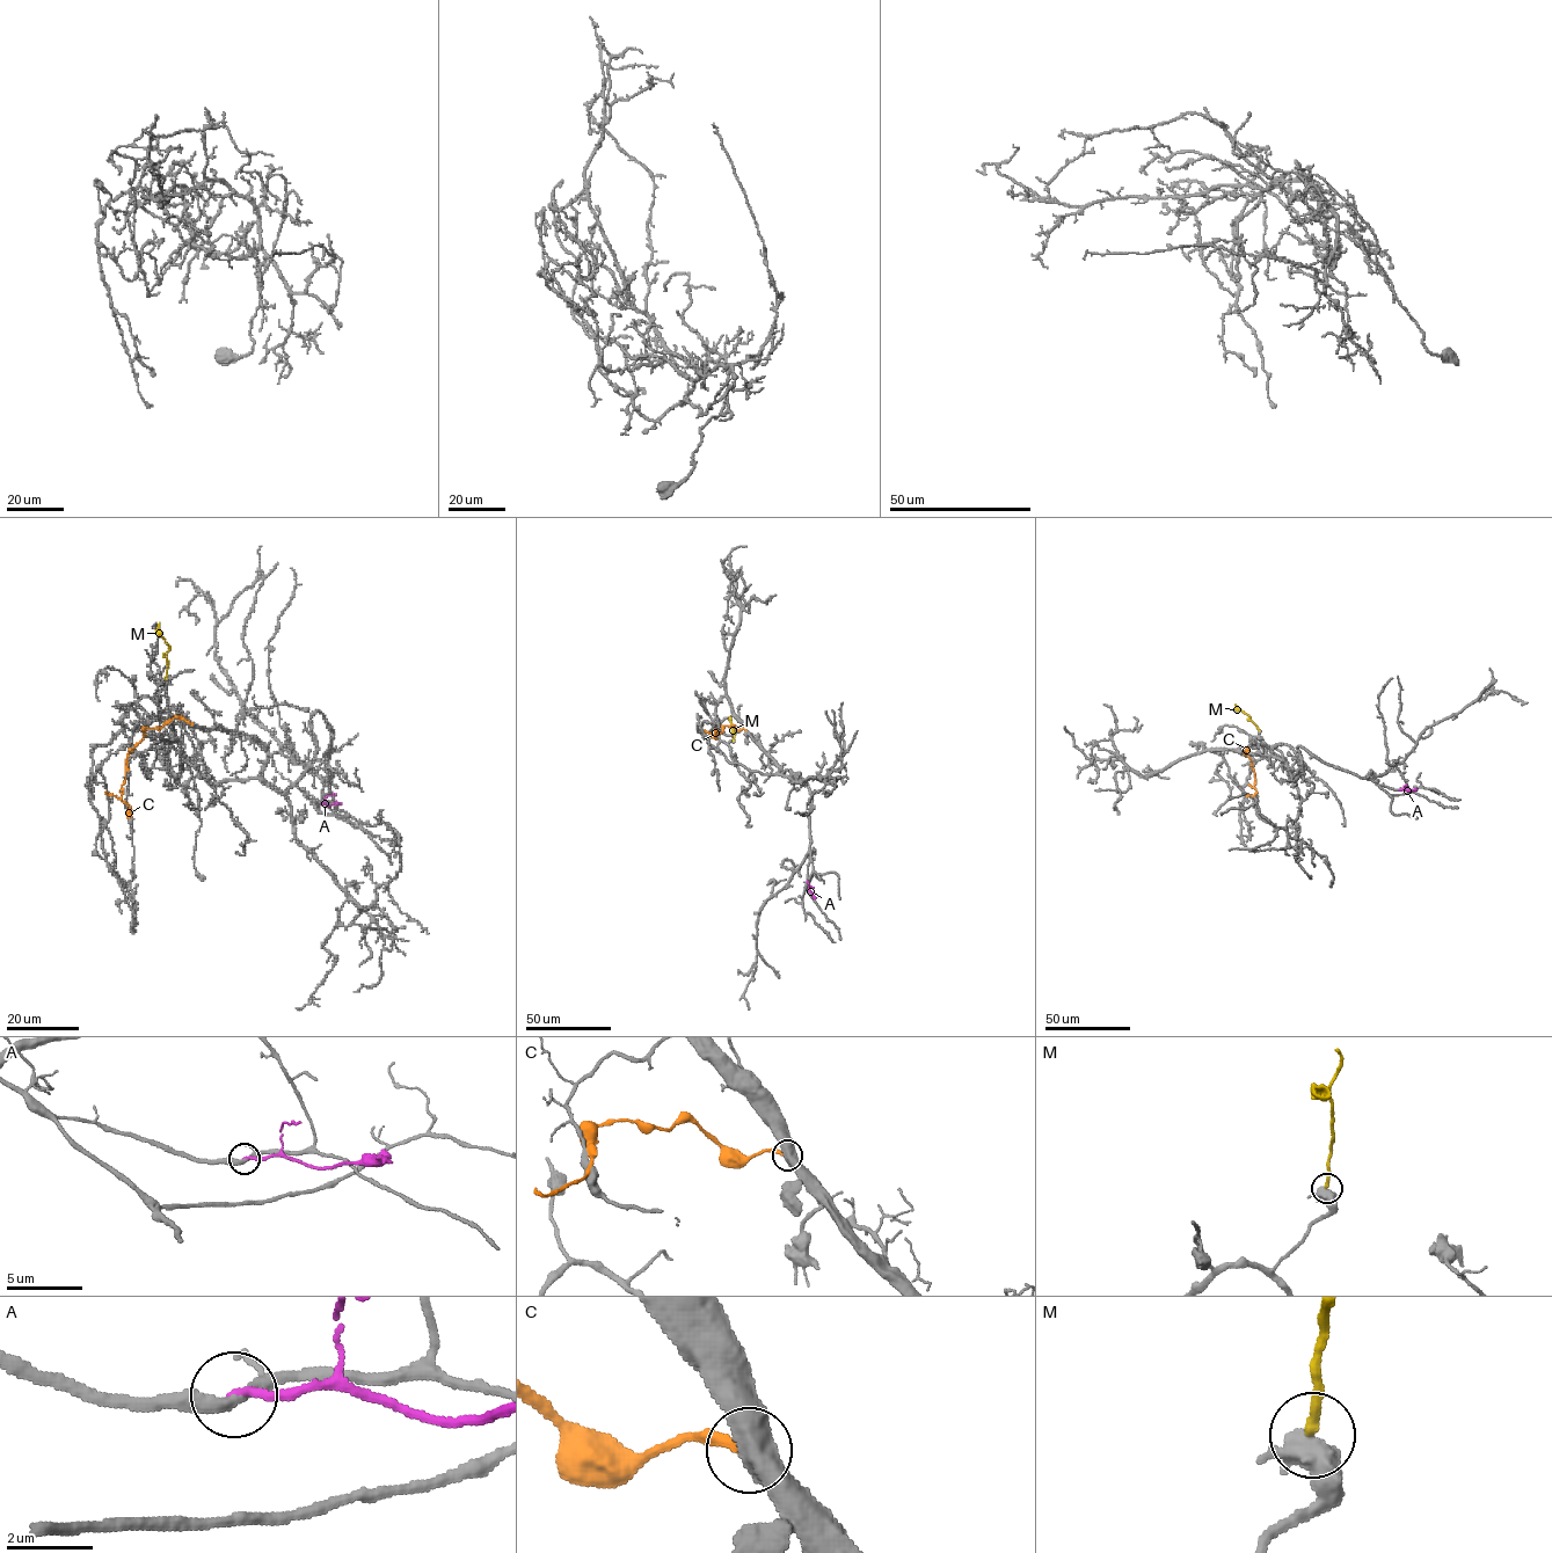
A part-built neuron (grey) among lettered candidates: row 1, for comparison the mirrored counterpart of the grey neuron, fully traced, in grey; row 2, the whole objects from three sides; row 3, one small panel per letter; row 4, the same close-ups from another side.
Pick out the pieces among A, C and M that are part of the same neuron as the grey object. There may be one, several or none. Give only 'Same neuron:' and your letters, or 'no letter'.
Same neuron: M

